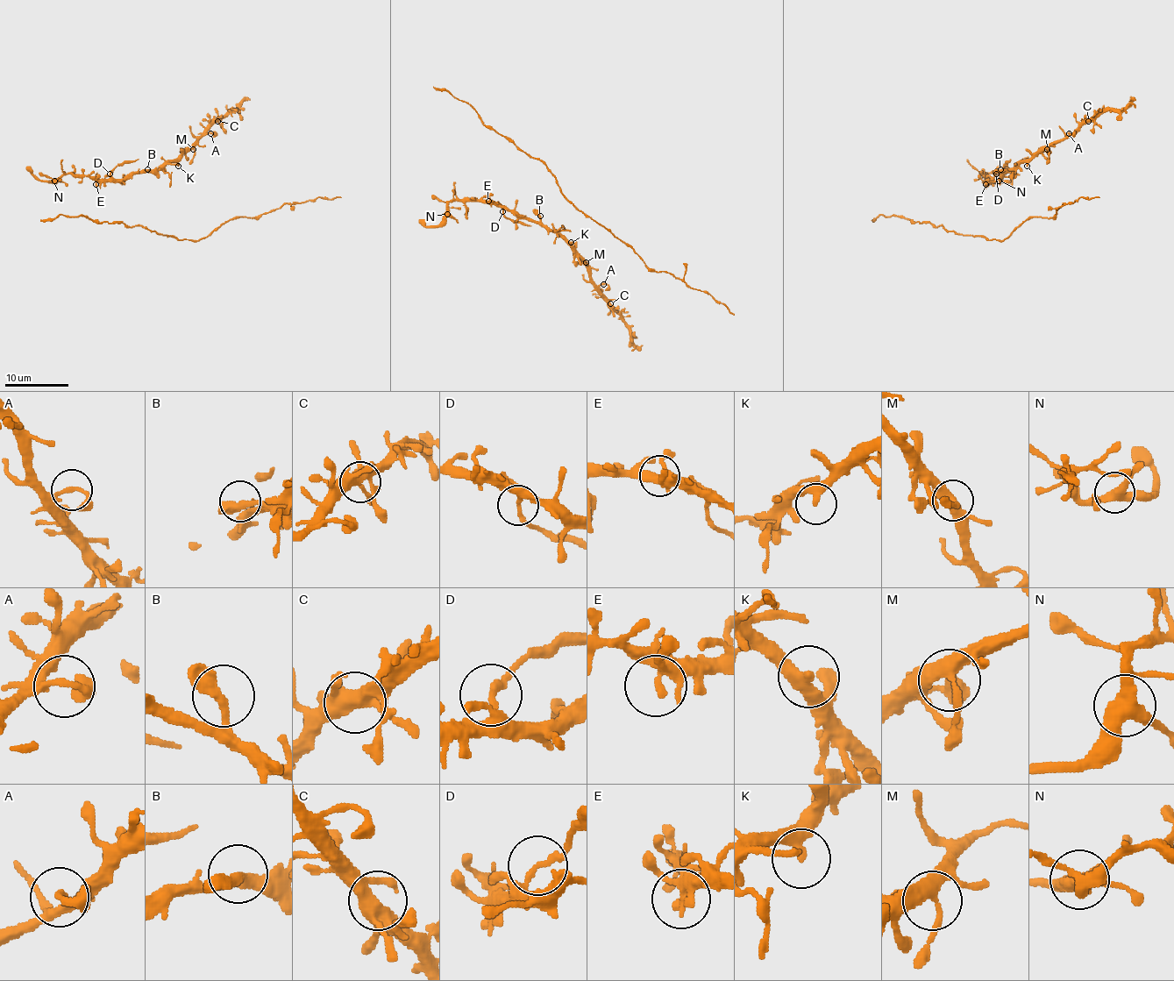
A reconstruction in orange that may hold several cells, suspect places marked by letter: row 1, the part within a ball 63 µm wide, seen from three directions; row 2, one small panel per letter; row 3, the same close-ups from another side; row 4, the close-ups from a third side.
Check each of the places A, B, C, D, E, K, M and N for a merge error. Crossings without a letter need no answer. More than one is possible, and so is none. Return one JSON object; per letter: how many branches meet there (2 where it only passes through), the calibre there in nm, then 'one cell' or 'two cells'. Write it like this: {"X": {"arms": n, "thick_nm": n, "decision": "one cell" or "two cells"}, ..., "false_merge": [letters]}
{"A": {"arms": 2, "thick_nm": 170, "decision": "one cell"}, "B": {"arms": 2, "thick_nm": 360, "decision": "one cell"}, "C": {"arms": 4, "thick_nm": 440, "decision": "one cell"}, "D": {"arms": 2, "thick_nm": 190, "decision": "two cells"}, "E": {"arms": 3, "thick_nm": 240, "decision": "one cell"}, "K": {"arms": 2, "thick_nm": 280, "decision": "one cell"}, "M": {"arms": 4, "thick_nm": 360, "decision": "one cell"}, "N": {"arms": 4, "thick_nm": 440, "decision": "one cell"}, "false_merge": ["D"]}

